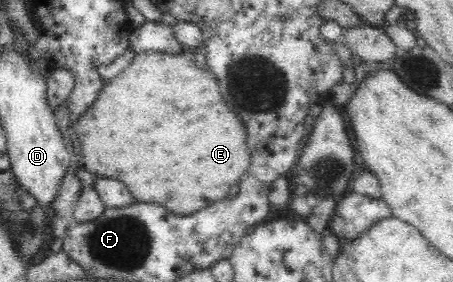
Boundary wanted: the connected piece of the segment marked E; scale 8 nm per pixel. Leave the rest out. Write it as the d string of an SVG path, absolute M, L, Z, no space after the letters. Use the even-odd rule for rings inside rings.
M159 51L137 52L131 63L119 75L116 75L104 85L95 103L82 116L79 116L78 121L72 124L71 127L78 134L77 140L80 142L82 149L79 158L87 171L96 176L119 179L127 185L127 189L138 202L159 203L171 213L180 216L188 216L203 210L216 201L225 201L229 197L229 189L239 183L239 179L247 171L247 167L251 165L251 150L247 146L247 130L241 118L231 110L223 99L219 84L212 72L208 68L198 67L193 60L193 56L190 57L186 53L172 55L171 53L161 53Z

